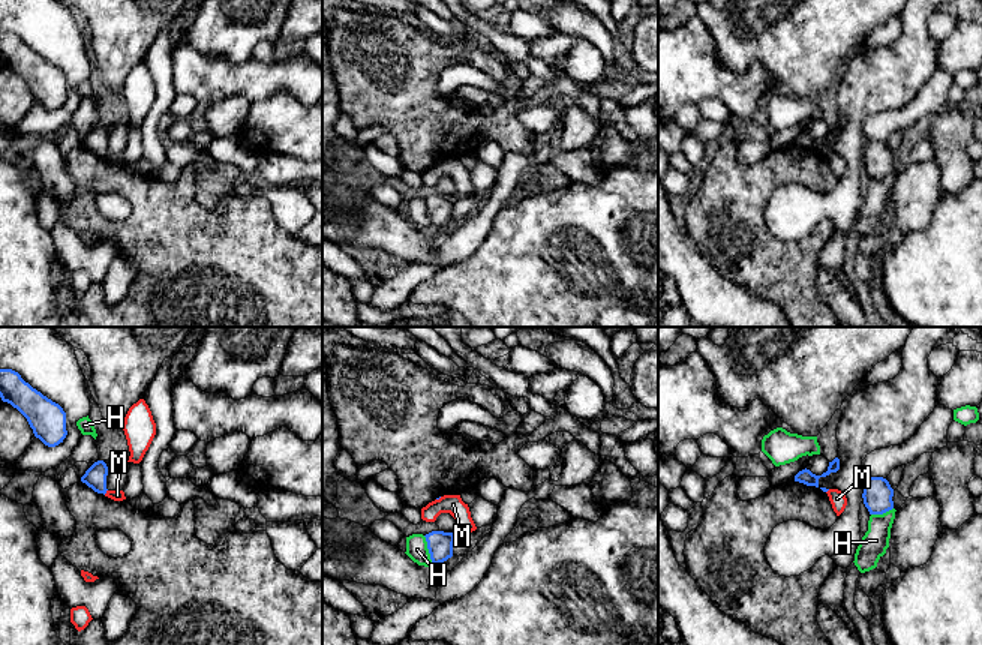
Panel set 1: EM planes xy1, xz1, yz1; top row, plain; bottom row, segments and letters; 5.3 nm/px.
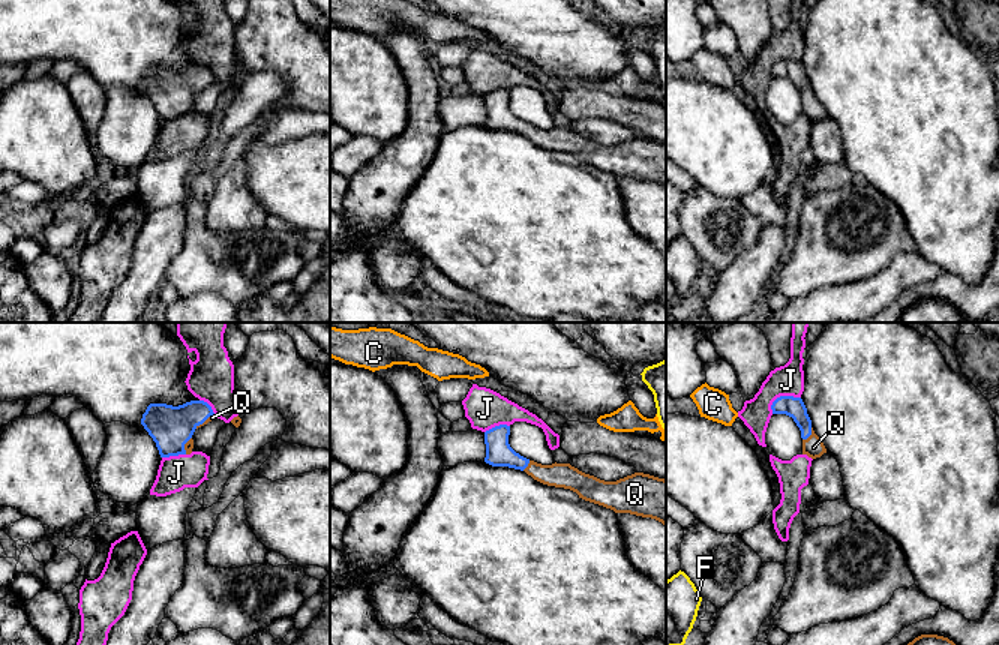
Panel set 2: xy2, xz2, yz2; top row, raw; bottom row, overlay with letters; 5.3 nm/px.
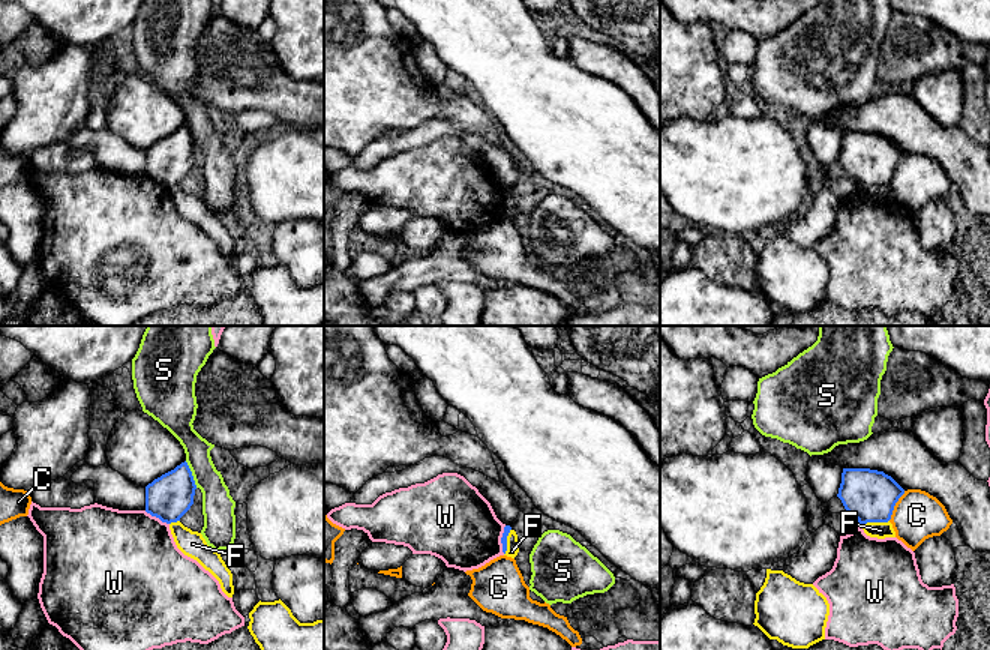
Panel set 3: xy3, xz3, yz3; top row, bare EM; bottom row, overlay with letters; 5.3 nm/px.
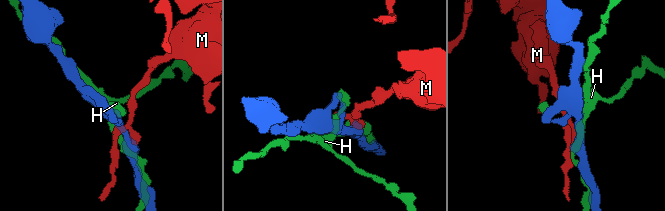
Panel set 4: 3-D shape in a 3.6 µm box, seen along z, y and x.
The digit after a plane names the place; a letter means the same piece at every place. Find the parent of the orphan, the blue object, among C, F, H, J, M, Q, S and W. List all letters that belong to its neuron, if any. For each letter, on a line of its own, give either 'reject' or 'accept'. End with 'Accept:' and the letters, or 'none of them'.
C: reject
F: reject
H: reject
J: reject
M: reject
Q: accept
S: reject
W: reject
Accept: Q

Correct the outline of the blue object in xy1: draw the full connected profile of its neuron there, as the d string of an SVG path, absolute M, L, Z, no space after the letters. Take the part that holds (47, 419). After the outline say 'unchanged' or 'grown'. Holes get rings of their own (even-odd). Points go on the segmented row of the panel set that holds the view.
M0 369L0 398L16 408L28 422L36 438L55 447L67 435L63 408L25 382L12 369Z | unchanged

